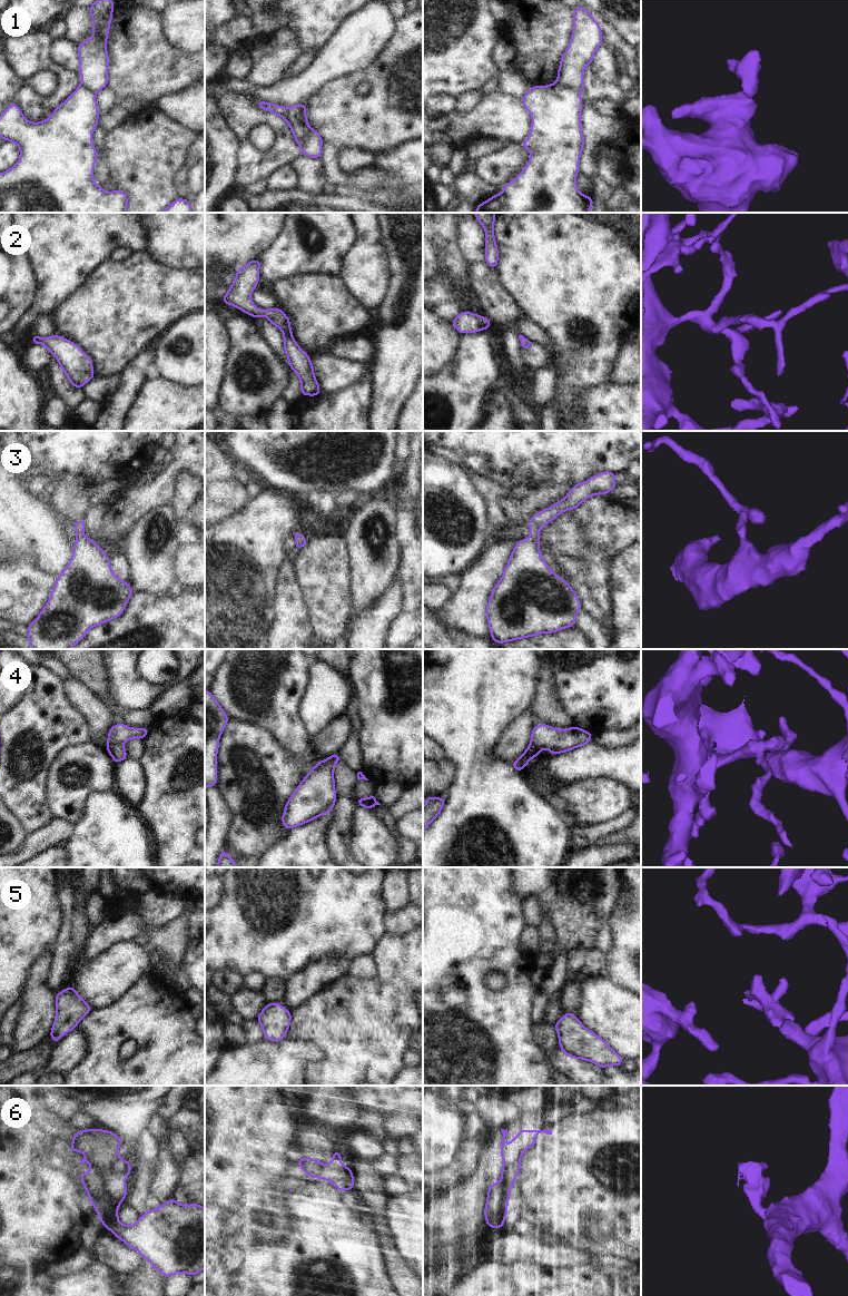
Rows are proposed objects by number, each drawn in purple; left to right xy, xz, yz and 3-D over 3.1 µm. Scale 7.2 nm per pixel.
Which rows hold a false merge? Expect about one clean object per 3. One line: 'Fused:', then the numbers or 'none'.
Fused: 1, 4, 6

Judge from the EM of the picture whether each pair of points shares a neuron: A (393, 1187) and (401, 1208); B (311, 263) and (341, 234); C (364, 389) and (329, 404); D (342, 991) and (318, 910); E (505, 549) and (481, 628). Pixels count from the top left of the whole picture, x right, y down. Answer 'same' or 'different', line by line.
A: different
B: same
C: same
D: different
E: same

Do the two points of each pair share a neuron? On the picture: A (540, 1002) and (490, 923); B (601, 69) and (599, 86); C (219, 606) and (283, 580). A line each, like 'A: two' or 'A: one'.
A: two
B: two
C: two

